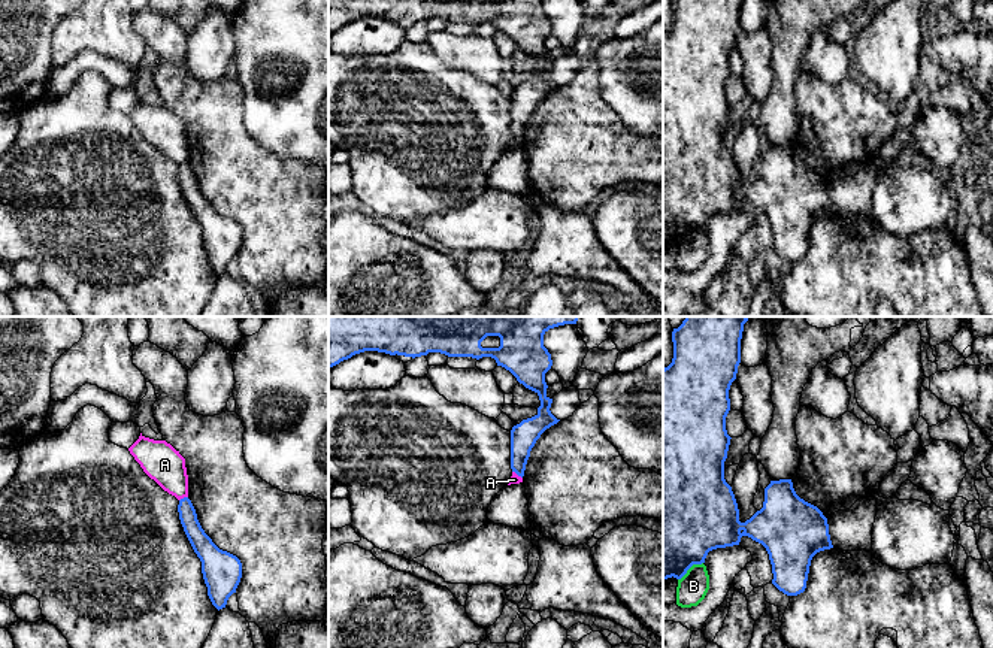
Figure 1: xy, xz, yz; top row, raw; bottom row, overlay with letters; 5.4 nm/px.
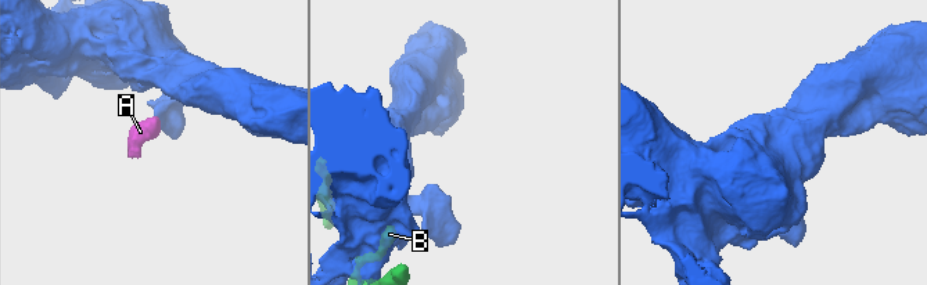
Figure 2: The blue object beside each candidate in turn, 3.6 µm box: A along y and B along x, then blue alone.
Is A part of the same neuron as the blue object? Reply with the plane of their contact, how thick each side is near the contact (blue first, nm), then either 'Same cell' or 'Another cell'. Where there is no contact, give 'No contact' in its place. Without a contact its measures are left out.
Touches blue in xy. Thickness 100 nm (blue) against 200 nm. Another cell

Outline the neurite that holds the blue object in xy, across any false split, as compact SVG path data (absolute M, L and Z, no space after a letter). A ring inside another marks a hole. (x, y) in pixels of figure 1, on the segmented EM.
M188 497L179 500L178 512L184 532L202 561L208 596L220 611L225 608L228 597L236 593L242 578L242 563L236 555L220 549L205 533Z

